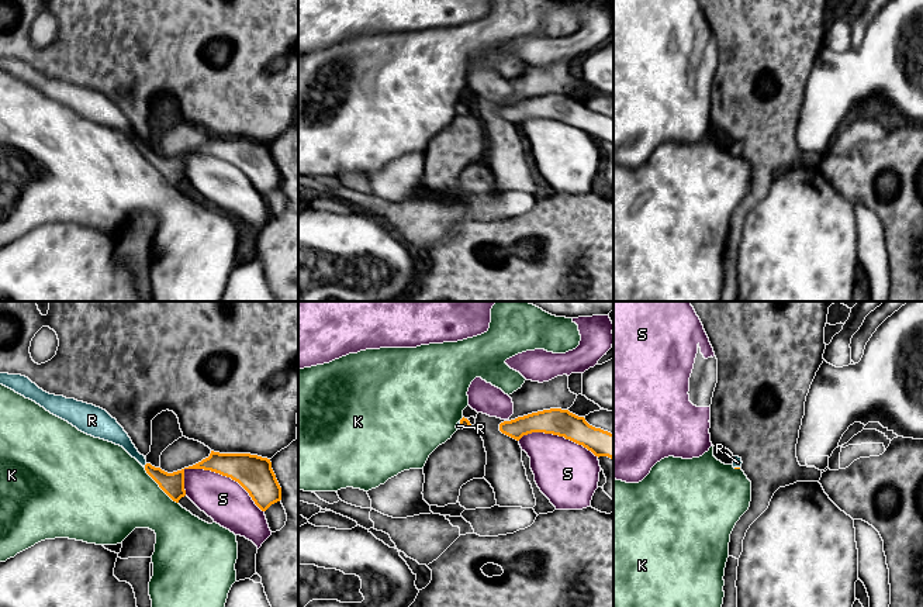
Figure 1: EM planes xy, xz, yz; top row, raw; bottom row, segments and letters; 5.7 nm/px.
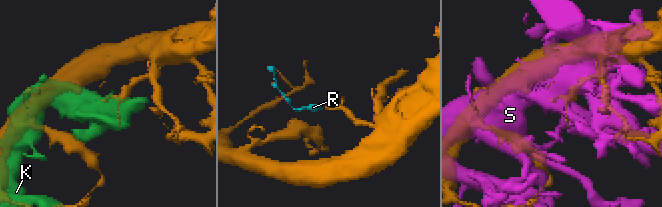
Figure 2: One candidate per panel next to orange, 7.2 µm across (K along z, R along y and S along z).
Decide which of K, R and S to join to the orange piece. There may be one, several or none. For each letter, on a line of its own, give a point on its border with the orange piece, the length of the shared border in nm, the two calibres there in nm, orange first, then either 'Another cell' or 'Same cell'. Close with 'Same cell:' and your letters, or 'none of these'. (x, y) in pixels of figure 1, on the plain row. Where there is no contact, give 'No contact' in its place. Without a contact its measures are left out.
K: Touches orange at xy (159, 171). Shared border 280 nm. Thickness 130 nm (orange) against 420 nm. Another cell
R: Touches orange at xy (145, 149). Shared border 30 nm. Thickness 130 nm (orange) against 110 nm. Same cell
S: Touches orange at xy (225, 159). Shared border 500 nm. Thickness 200 nm (orange) against 260 nm. Another cell
Same cell: R

